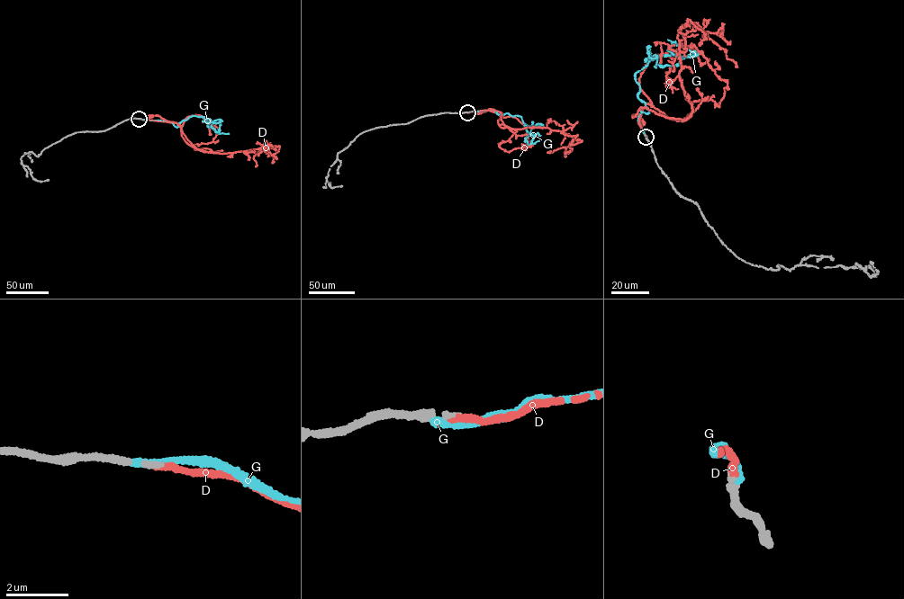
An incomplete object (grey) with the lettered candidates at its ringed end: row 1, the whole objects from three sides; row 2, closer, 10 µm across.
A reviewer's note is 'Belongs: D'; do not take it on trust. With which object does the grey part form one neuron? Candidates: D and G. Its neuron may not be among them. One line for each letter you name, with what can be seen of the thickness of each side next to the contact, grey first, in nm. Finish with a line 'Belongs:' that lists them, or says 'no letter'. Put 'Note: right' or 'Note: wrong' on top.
Note: right
D: calibres 180 and 170 nm
Belongs: D

